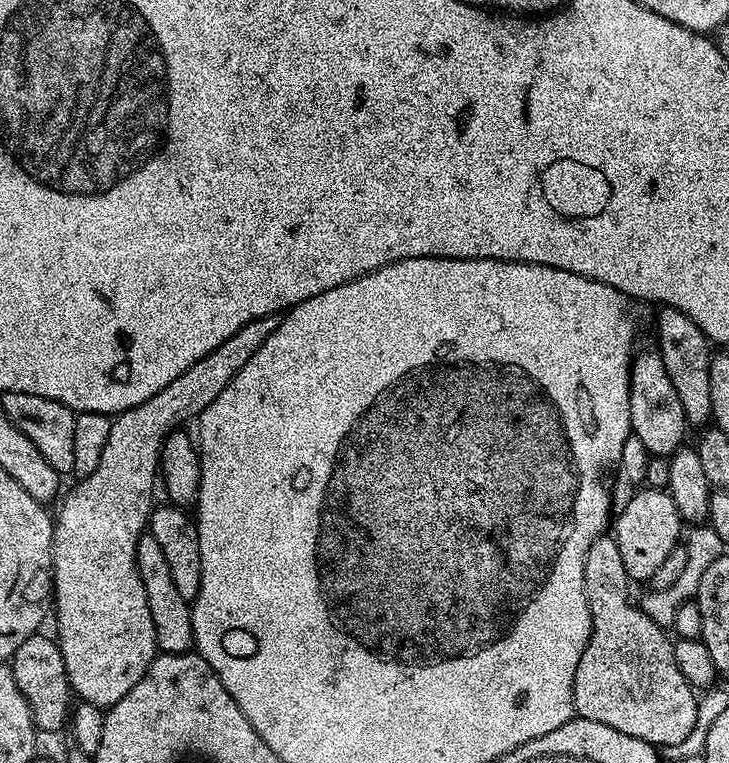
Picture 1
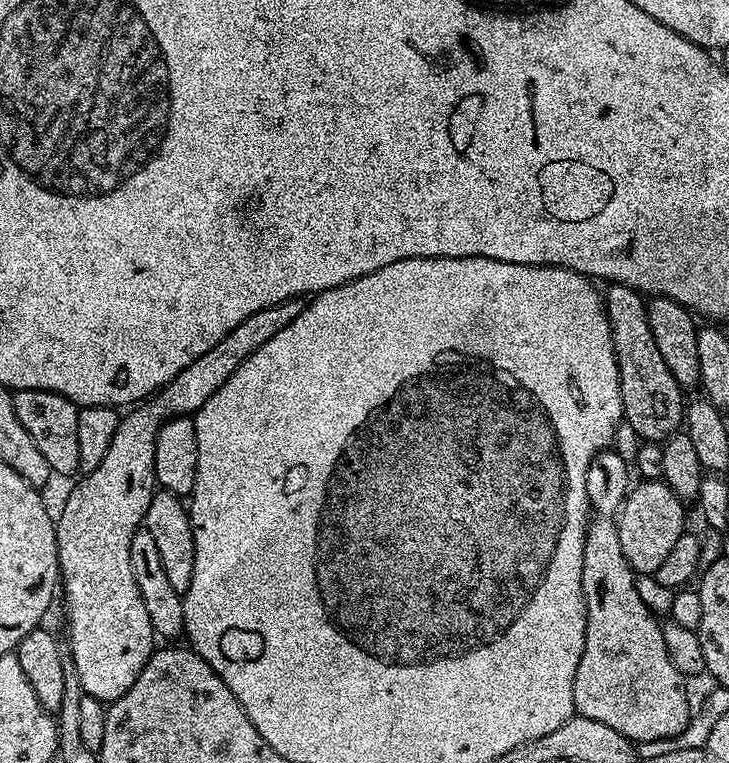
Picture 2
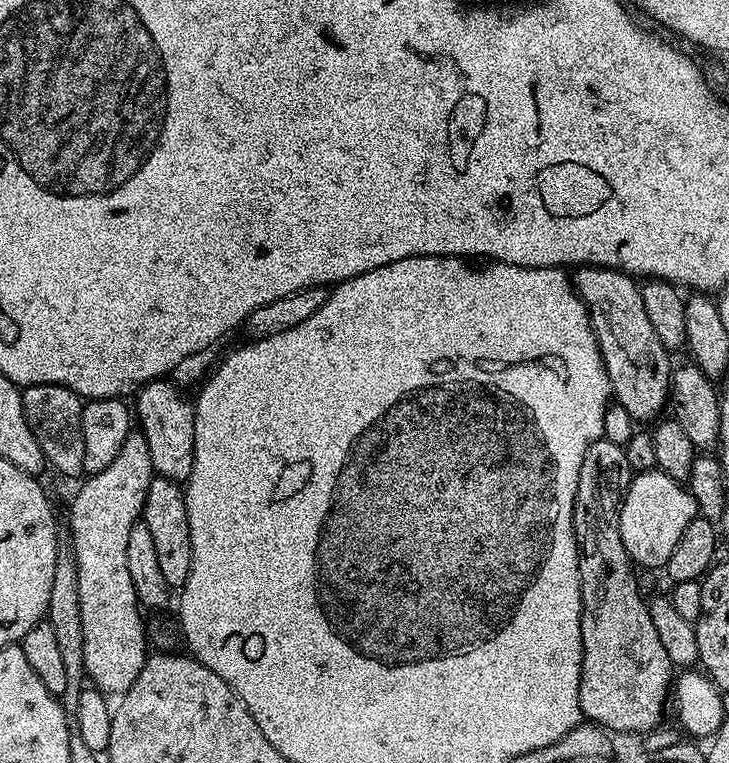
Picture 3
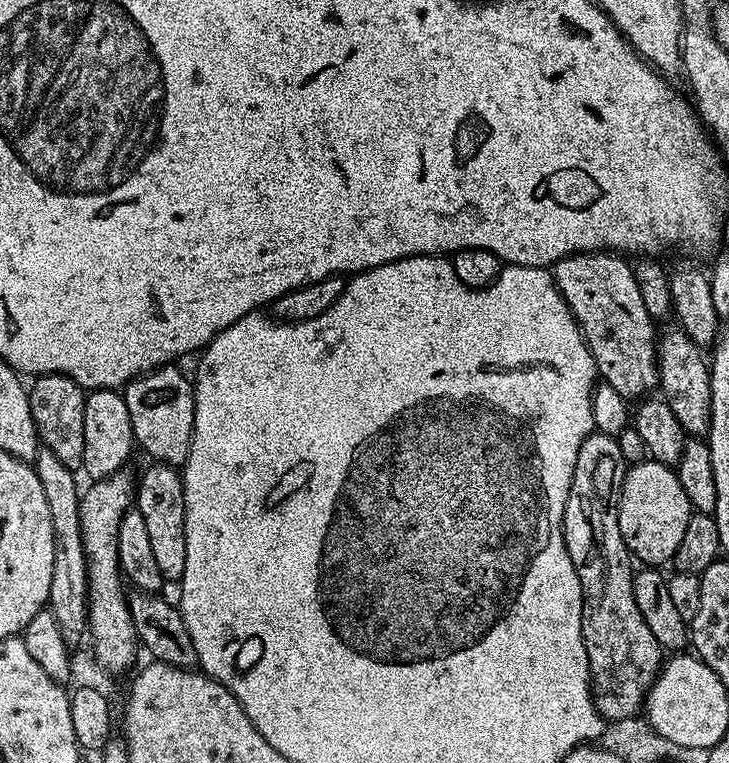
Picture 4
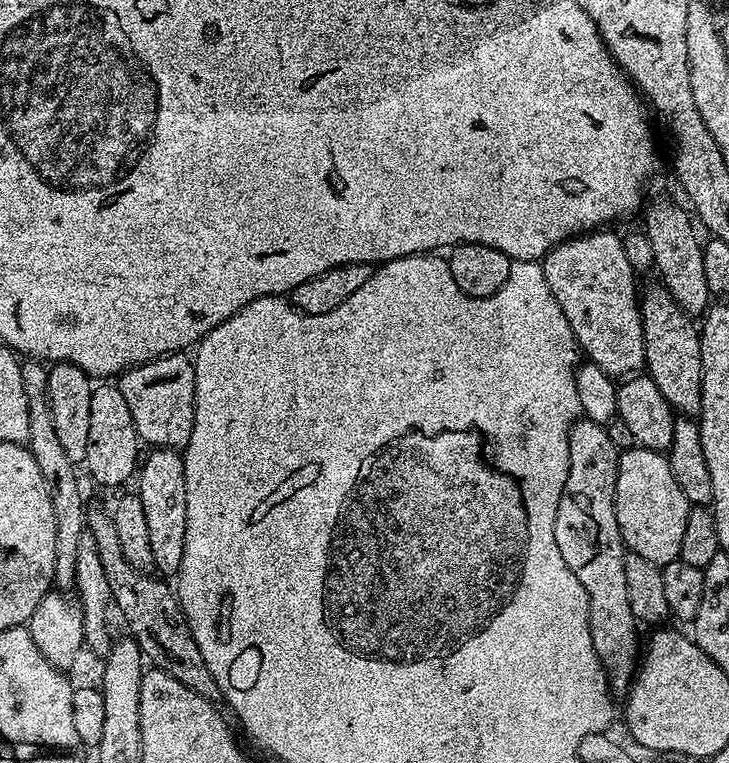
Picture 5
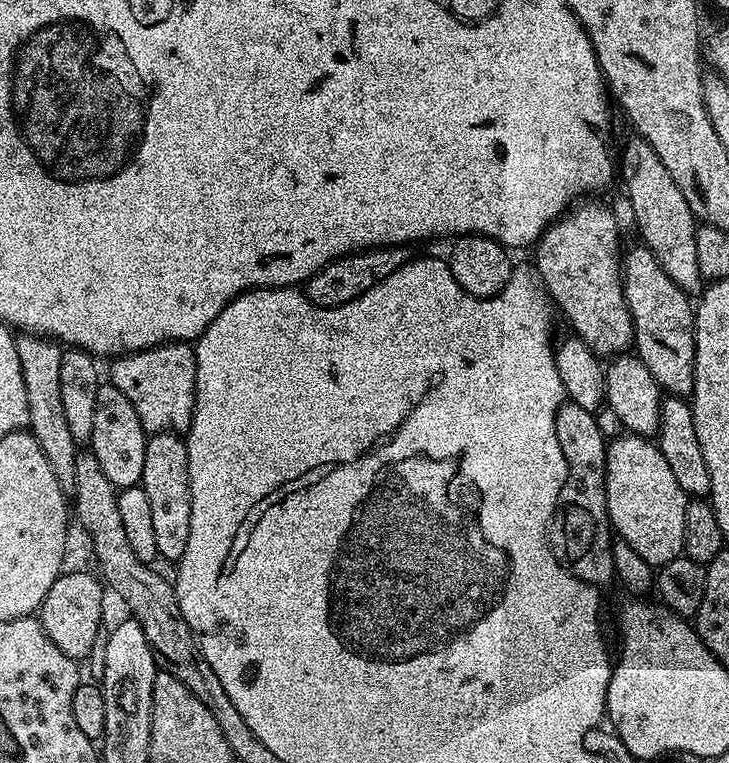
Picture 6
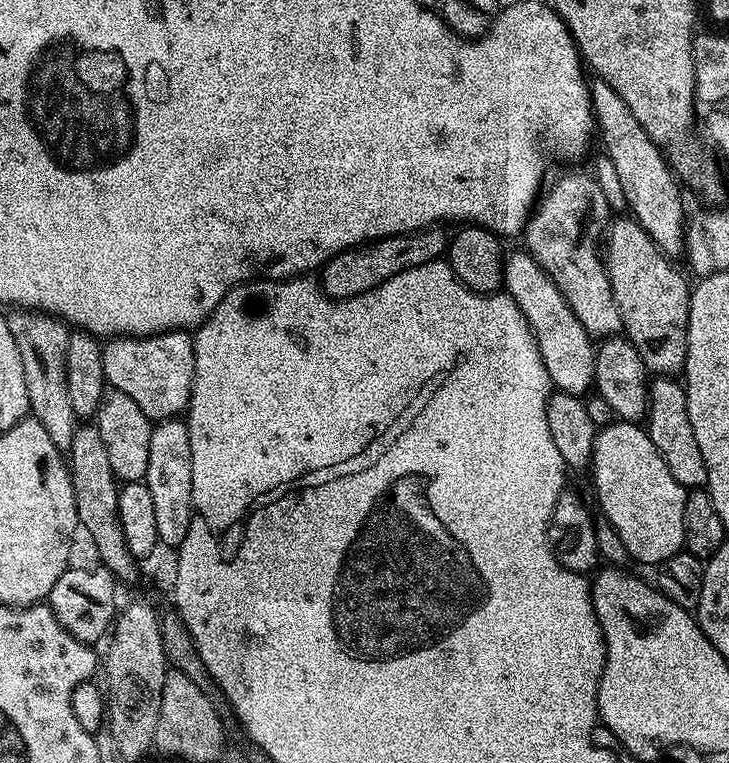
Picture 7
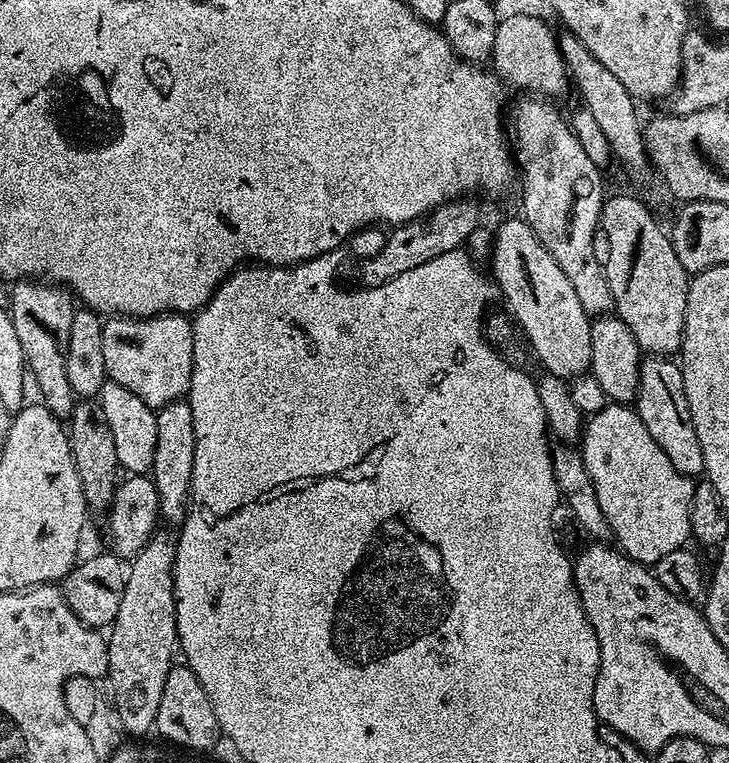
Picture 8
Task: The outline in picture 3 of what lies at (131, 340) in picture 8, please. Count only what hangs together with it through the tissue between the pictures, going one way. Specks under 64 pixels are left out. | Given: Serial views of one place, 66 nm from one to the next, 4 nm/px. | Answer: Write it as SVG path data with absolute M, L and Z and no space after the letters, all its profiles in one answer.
M161 378L152 380L143 385L135 393L136 408L134 404L134 416L138 421L139 431L144 433L146 446L150 446L150 462L156 476L165 476L167 480L187 482L190 478L190 470L194 470L194 414L196 409L193 401L188 400L171 384L171 379Z

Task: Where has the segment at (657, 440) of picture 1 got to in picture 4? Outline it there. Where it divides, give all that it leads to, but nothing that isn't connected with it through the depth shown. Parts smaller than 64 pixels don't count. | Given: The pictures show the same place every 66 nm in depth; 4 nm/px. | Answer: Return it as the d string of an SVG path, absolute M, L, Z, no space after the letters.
M612 250L575 252L572 256L563 256L557 260L550 271L552 277L556 279L556 285L566 306L574 314L580 332L584 335L584 340L596 363L599 379L605 384L614 386L618 394L622 394L625 400L632 402L655 393L660 383L660 371L656 365L658 328L655 328L657 325L647 313L645 303L642 302L641 291L632 273L633 265L624 260L627 259L623 255Z

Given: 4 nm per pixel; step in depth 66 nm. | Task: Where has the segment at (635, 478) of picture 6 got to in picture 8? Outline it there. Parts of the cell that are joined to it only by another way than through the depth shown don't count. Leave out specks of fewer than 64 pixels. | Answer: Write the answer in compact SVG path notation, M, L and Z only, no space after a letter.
M612 402L602 411L591 413L589 420L582 428L582 451L598 494L598 506L602 506L624 555L645 566L655 566L658 558L666 558L666 554L689 543L693 477L674 470L670 458L650 438L650 430L642 426L635 407Z

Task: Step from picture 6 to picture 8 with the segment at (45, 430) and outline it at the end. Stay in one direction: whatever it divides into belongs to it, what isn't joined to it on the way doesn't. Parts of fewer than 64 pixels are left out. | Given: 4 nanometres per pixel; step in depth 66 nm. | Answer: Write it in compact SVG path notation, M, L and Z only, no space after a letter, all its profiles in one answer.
M21 278L11 285L8 315L14 322L14 334L22 342L27 371L40 387L39 399L55 416L68 418L74 407L74 393L70 378L66 378L68 343L72 337L74 296L67 287L56 282L37 282Z

